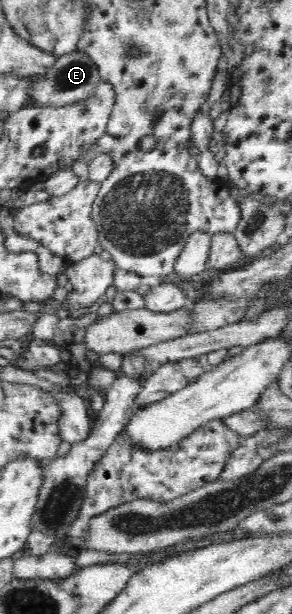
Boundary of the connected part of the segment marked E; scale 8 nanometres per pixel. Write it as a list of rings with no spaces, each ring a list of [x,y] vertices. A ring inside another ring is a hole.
[[[77,49],[76,51],[58,56],[55,62],[46,68],[44,73],[35,76],[26,90],[27,104],[25,106],[64,107],[85,100],[101,82],[101,75],[95,61],[91,60],[89,53]]]

